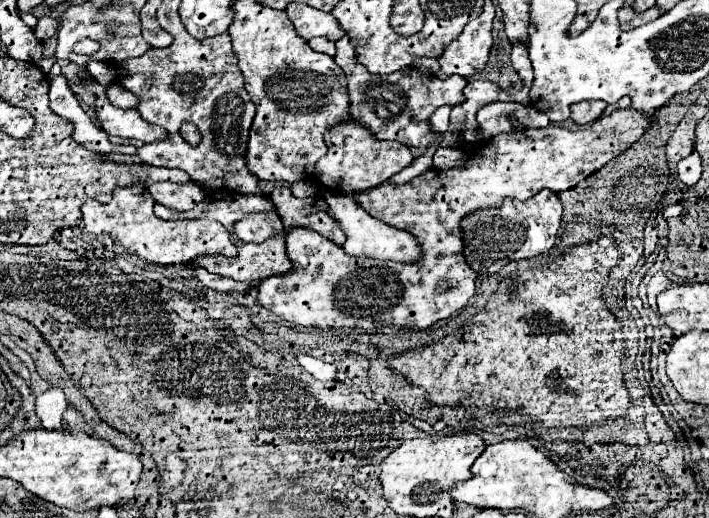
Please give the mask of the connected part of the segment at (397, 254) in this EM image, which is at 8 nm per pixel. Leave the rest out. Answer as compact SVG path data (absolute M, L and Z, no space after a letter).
M332 194L326 198L326 203L333 217L341 223L341 229L347 233L347 241L343 245L343 251L347 255L365 255L375 259L387 259L387 261L399 261L399 263L419 263L421 261L421 247L419 241L407 233L405 229L395 229L375 217L371 217L365 209L361 209L355 201L347 199L343 194Z

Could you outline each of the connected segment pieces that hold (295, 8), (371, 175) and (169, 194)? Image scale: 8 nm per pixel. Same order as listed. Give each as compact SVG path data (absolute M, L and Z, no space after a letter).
M289 3L285 11L291 23L295 25L297 33L305 41L309 41L311 37L319 37L319 35L327 35L331 41L337 41L339 37L343 37L343 29L339 29L339 21L335 21L331 13L311 9L303 3Z
M355 121L333 127L327 133L325 143L329 151L315 165L315 179L323 183L325 187L339 191L339 193L351 193L351 191L371 189L375 185L381 185L391 175L399 173L413 161L413 155L409 153L405 145L399 145L397 141L379 141Z
M161 181L161 183L151 185L149 193L153 195L157 203L177 209L177 211L189 211L205 197L203 189L199 189L199 185L191 181L187 181L187 185L175 185L171 181Z

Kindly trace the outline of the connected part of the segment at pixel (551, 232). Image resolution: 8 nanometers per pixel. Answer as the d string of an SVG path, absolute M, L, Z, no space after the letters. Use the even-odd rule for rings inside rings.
M543 189L535 197L527 201L509 199L491 209L479 209L469 213L461 221L461 237L463 237L463 255L467 265L477 273L497 273L503 265L517 259L529 259L541 253L547 253L555 245L557 229L561 223L561 201L559 197Z

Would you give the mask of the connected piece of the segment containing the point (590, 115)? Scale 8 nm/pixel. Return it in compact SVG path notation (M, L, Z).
M581 101L581 103L575 103L575 105L571 105L571 119L575 123L595 121L597 117L601 117L605 107L607 107L605 101Z

